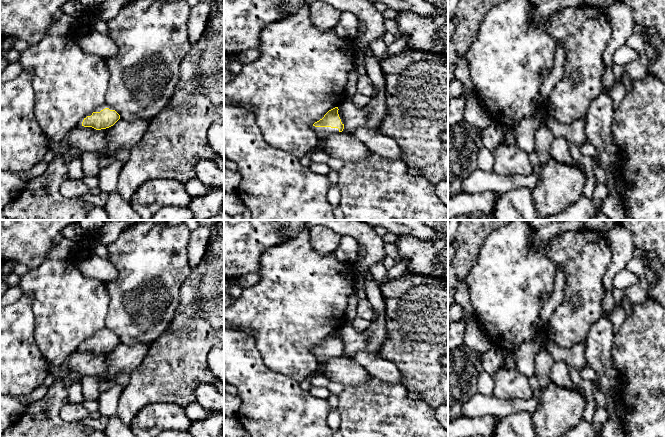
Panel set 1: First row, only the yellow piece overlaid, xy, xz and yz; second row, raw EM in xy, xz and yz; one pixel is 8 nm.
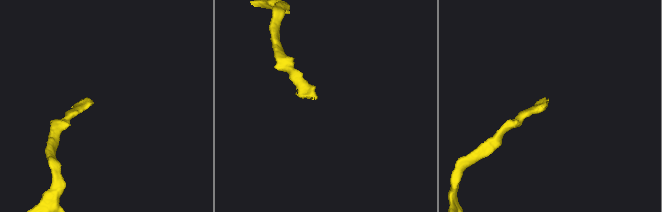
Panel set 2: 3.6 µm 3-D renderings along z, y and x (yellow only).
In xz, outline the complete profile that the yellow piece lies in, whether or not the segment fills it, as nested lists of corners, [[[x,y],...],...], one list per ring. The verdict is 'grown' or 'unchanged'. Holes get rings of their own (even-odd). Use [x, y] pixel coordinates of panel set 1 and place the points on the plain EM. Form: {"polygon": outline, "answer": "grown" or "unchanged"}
{"polygon": [[[338,331],[329,334],[322,343],[313,348],[312,352],[319,361],[332,356],[342,356],[344,344]]], "answer": "grown"}

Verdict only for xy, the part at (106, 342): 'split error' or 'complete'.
split error

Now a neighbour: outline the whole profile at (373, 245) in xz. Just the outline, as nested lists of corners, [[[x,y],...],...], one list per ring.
[[[305,220],[309,227],[323,226],[341,236],[353,237],[363,248],[359,264],[370,270],[386,256],[384,241],[374,228],[358,220]]]

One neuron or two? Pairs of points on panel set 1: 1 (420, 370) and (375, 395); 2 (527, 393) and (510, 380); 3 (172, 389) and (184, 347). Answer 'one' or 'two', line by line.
1: two
2: one
3: one

